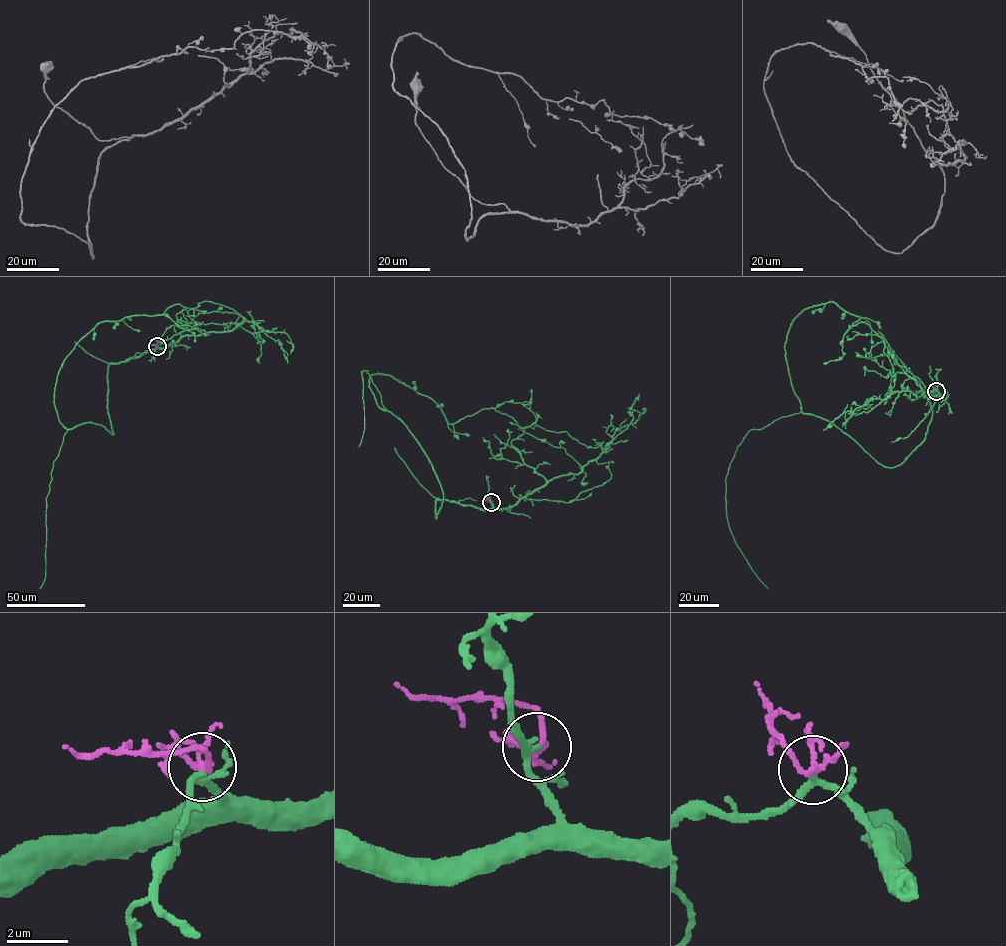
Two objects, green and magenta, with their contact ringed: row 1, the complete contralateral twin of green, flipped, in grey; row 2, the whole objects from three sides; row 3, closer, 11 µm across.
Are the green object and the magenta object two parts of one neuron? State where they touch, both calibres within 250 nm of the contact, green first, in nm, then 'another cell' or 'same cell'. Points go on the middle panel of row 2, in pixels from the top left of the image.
place (491, 502); calibres 190 and 180 nm; same cell

